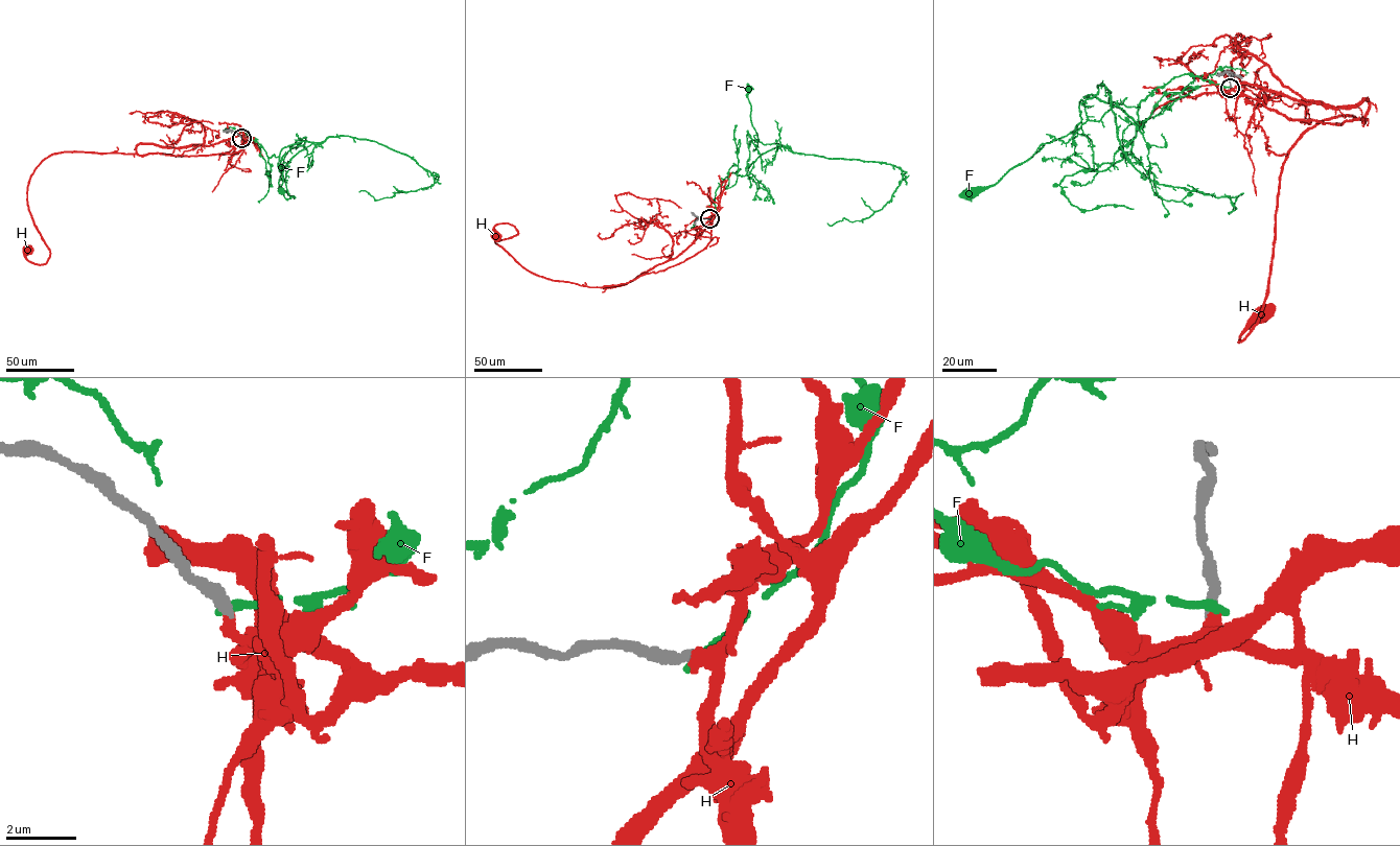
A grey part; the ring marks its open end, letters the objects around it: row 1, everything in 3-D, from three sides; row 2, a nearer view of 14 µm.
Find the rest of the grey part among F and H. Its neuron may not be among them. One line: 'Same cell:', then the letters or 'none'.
Same cell: H

